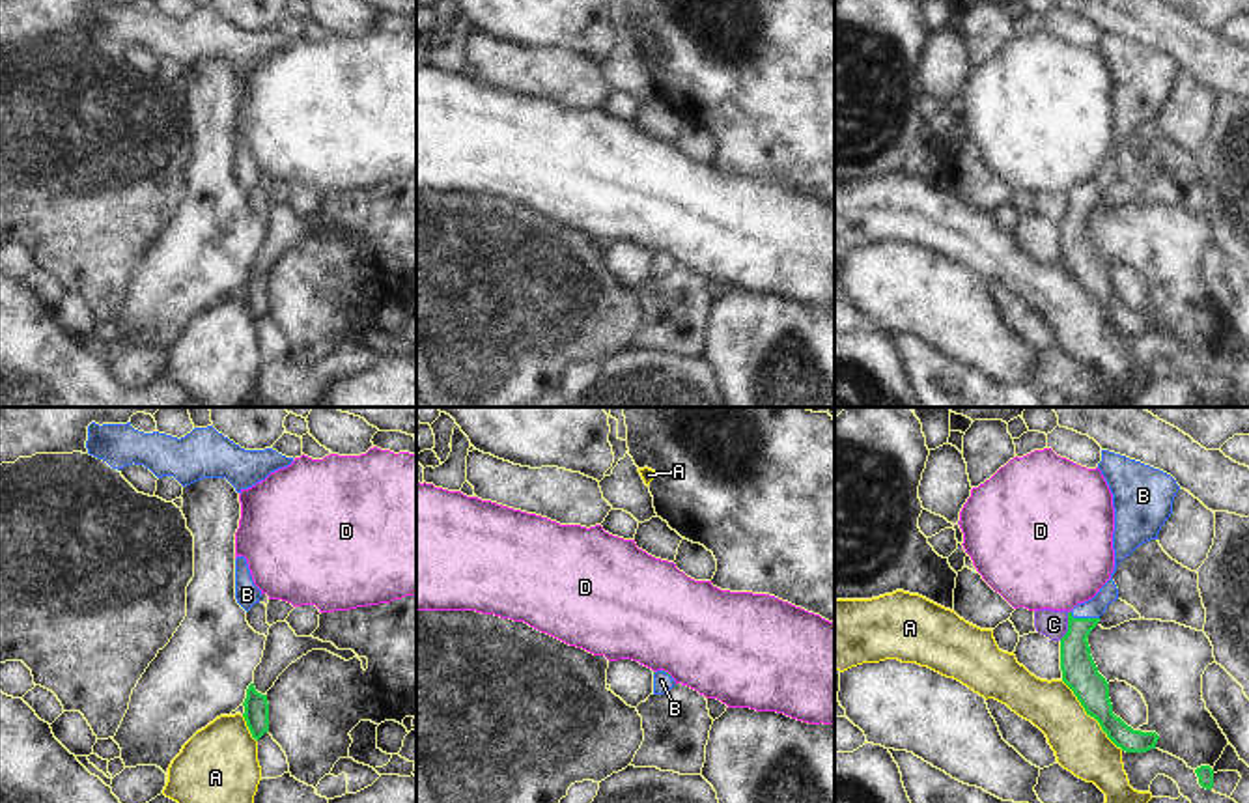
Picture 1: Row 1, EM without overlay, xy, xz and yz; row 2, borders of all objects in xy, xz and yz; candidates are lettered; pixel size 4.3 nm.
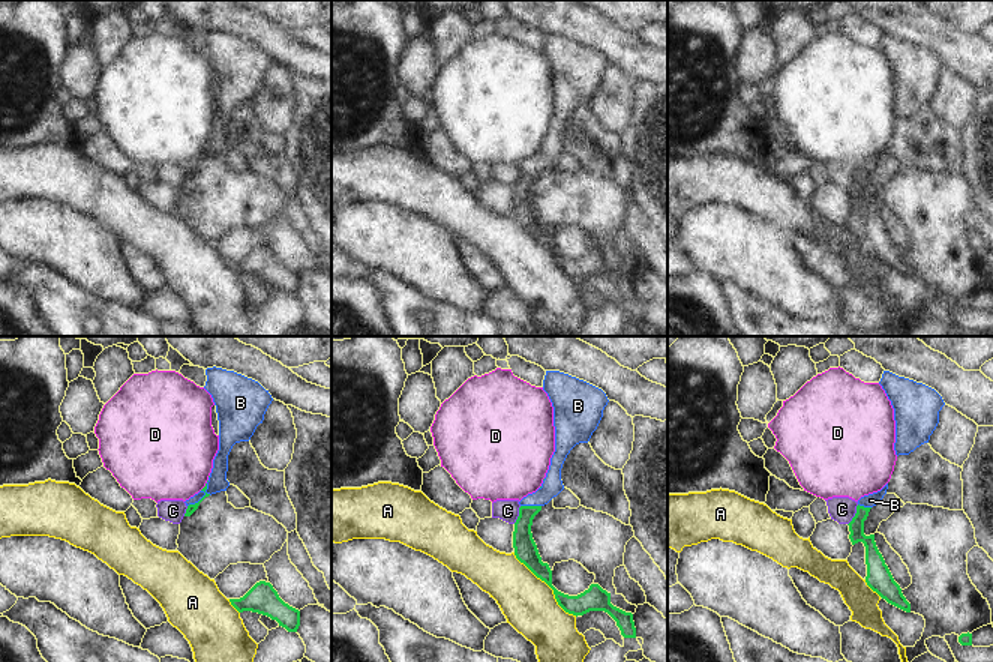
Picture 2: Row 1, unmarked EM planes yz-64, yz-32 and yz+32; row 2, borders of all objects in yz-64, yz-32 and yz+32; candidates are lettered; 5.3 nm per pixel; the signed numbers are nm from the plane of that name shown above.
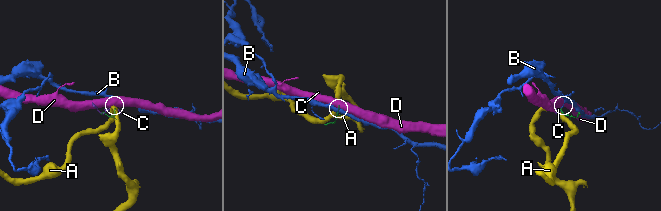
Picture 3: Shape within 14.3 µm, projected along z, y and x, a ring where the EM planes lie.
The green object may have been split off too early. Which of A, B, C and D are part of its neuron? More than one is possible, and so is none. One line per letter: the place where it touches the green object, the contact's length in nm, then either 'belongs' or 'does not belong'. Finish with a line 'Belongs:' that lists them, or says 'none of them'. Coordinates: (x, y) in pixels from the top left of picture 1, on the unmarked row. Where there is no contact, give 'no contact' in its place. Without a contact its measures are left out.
A: contact yz (1091, 297); length 400 nm; does not belong
B: contact yz (1083, 200); length 130 nm; belongs
C: contact yz (1068, 208); length 130 nm; does not belong
D: contact xz (667, 254); length 50 nm; does not belong
Belongs: B

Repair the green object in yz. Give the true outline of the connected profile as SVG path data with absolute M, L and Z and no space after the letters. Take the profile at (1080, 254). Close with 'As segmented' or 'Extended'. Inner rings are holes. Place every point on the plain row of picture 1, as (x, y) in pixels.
M1102 32L1102 43L1098 45L1098 50L1102 52L1111 75L1113 75L1113 90L1115 90L1115 112L1113 112L1113 131L1115 131L1115 151L1111 155L1111 161L1100 170L1100 174L1085 183L1085 185L1077 185L1070 194L1068 194L1068 213L1066 217L1060 220L1060 252L1062 252L1062 263L1074 273L1074 276L1077 278L1077 282L1081 284L1081 288L1085 289L1087 297L1094 299L1102 312L1107 316L1107 319L1120 329L1126 334L1146 334L1150 331L1156 331L1156 325L1159 321L1159 317L1156 314L1141 314L1141 312L1133 312L1131 308L1128 308L1120 299L1116 299L1113 295L1113 286L1109 280L1109 265L1107 261L1098 254L1098 248L1090 237L1090 228L1088 228L1088 217L1090 213L1098 207L1100 198L1105 194L1107 187L1113 185L1115 181L1118 181L1118 170L1113 162L1113 157L1116 153L1116 148L1130 138L1139 127L1150 123L1150 121L1158 121L1158 116L1161 112L1161 108L1165 106L1165 103L1171 99L1172 95L1172 82L1180 71L1180 67L1176 65L1176 62L1159 52L1154 50L1150 47L1144 47L1141 43L1130 41L1126 37L1109 34L1109 32Z. Extended

